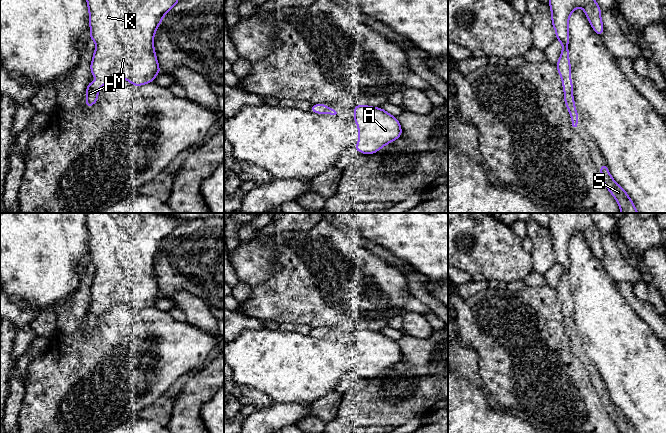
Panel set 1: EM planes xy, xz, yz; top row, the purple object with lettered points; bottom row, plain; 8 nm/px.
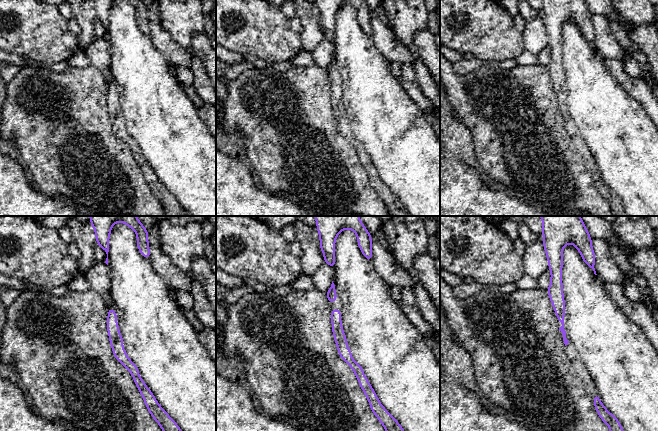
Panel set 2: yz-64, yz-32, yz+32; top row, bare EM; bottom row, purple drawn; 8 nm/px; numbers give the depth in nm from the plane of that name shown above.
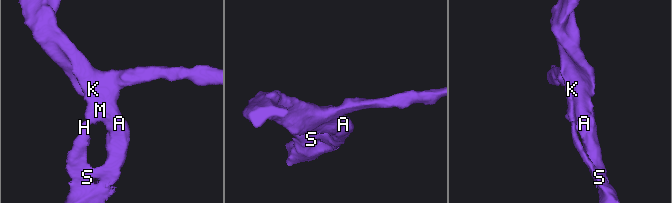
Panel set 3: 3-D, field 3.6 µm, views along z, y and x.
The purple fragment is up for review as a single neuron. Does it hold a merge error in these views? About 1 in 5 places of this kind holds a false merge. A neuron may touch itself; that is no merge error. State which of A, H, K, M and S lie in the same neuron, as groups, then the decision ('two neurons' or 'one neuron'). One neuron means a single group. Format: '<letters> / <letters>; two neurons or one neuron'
A H K M S; one neuron

